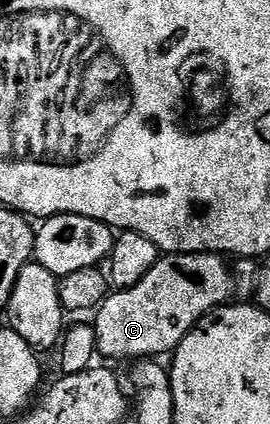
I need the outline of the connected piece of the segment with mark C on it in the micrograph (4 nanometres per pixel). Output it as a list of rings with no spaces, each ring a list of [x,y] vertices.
[[[197,251],[194,255],[162,254],[155,269],[151,269],[151,273],[147,273],[139,285],[131,285],[131,289],[122,291],[114,290],[97,308],[97,354],[101,357],[106,355],[109,359],[129,359],[128,361],[162,357],[165,354],[168,356],[176,351],[183,337],[187,337],[187,333],[204,315],[208,315],[215,307],[226,306],[230,302],[229,295],[233,294],[233,272],[230,264],[220,254],[204,251]]]

